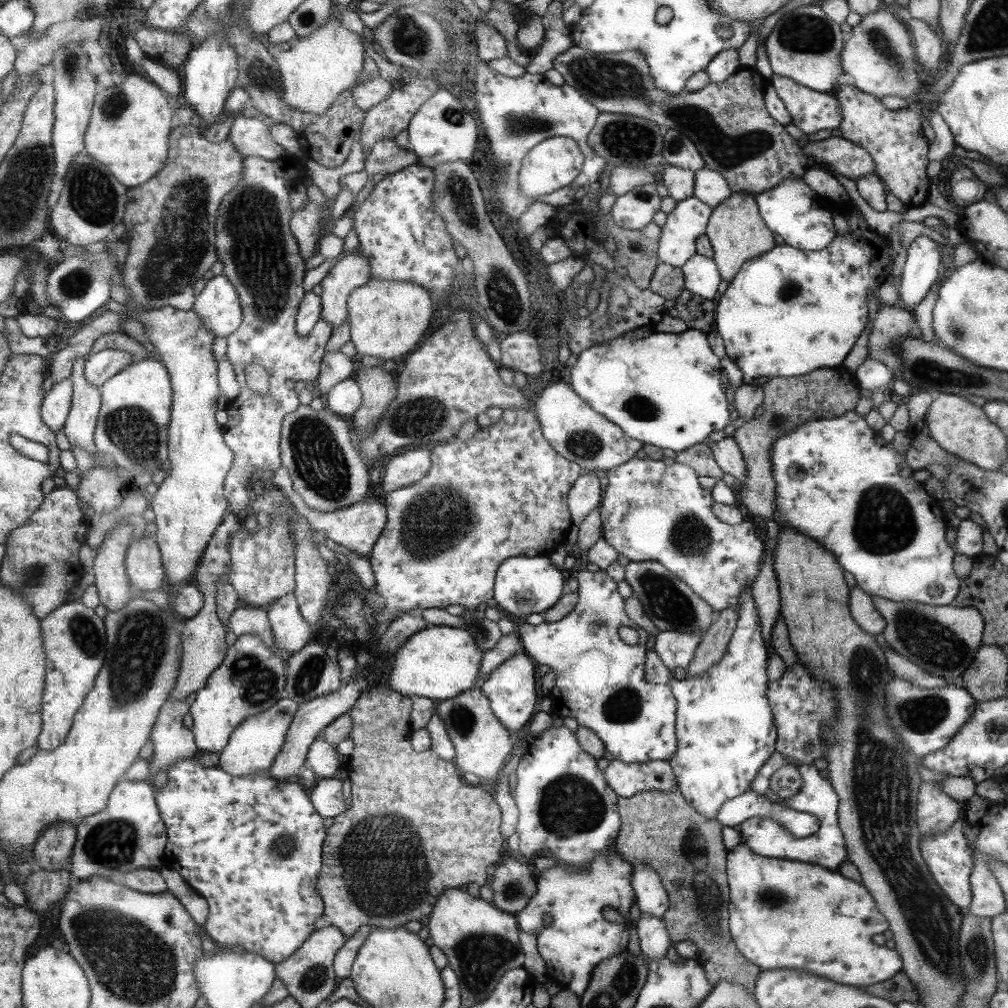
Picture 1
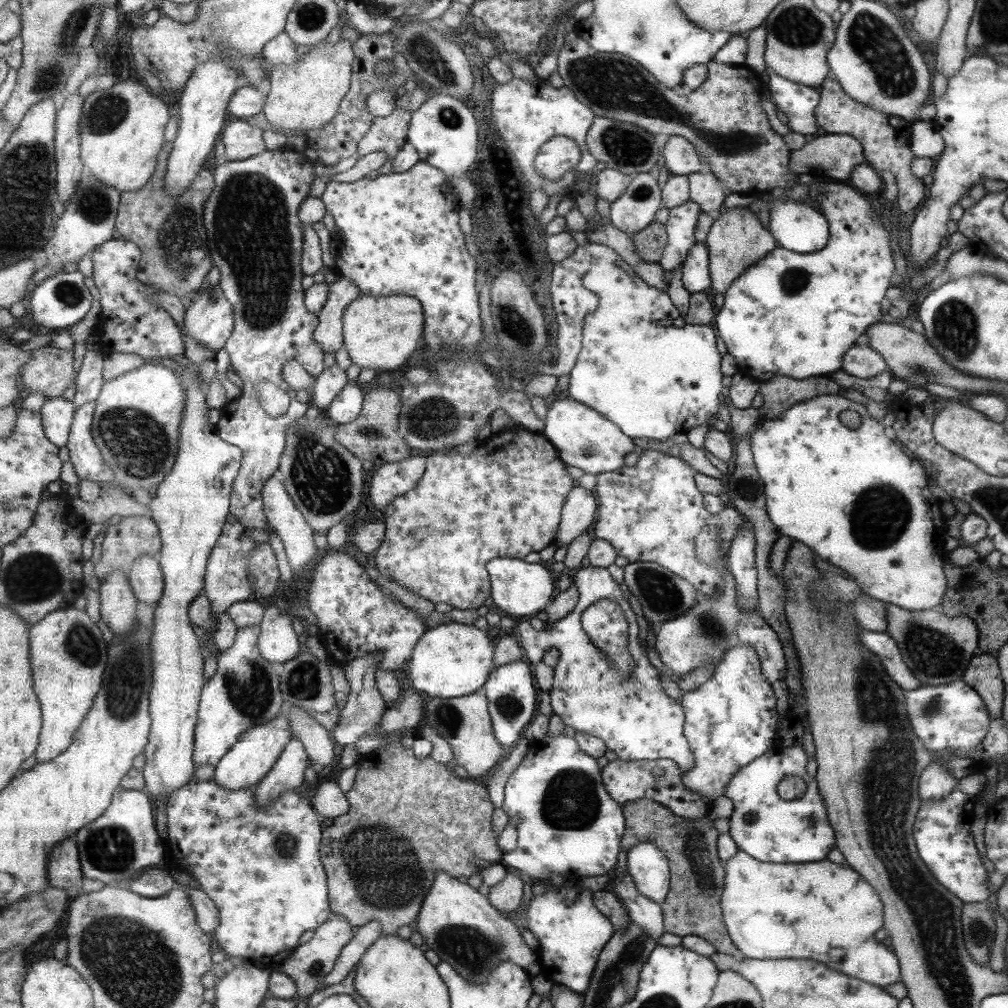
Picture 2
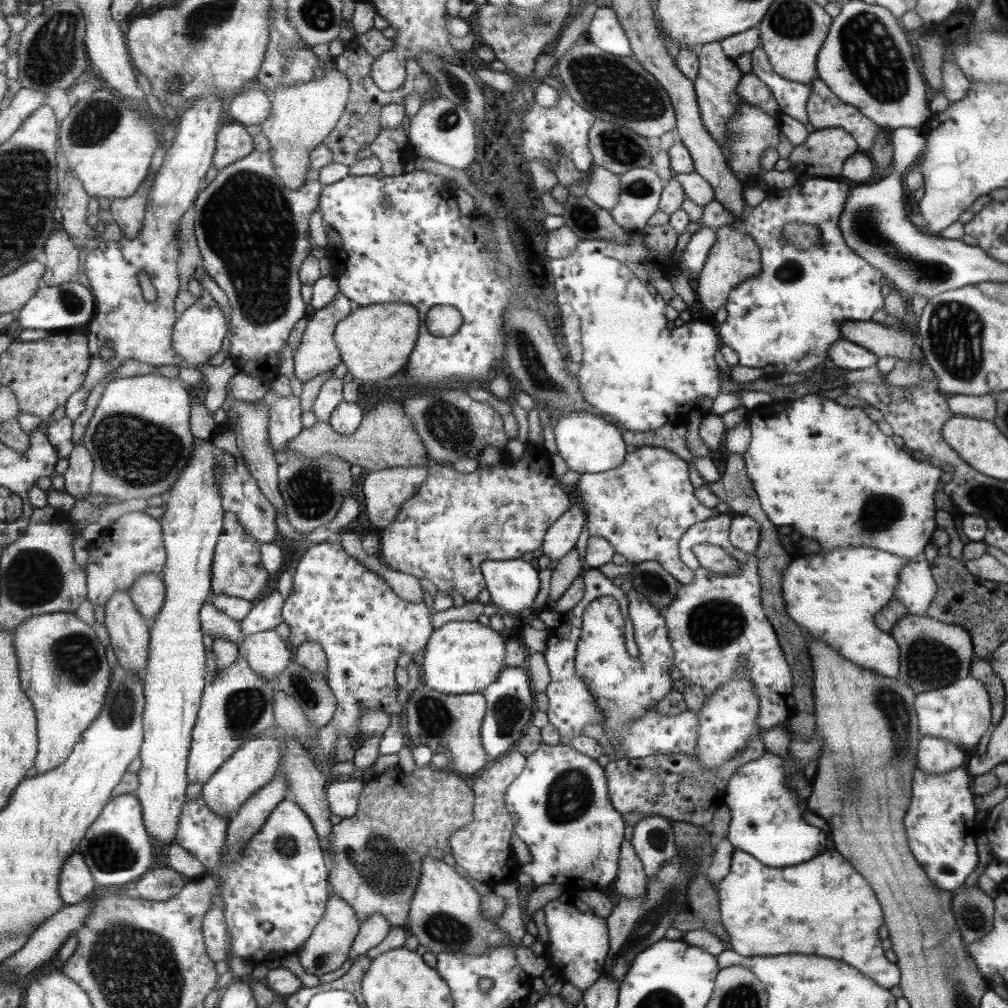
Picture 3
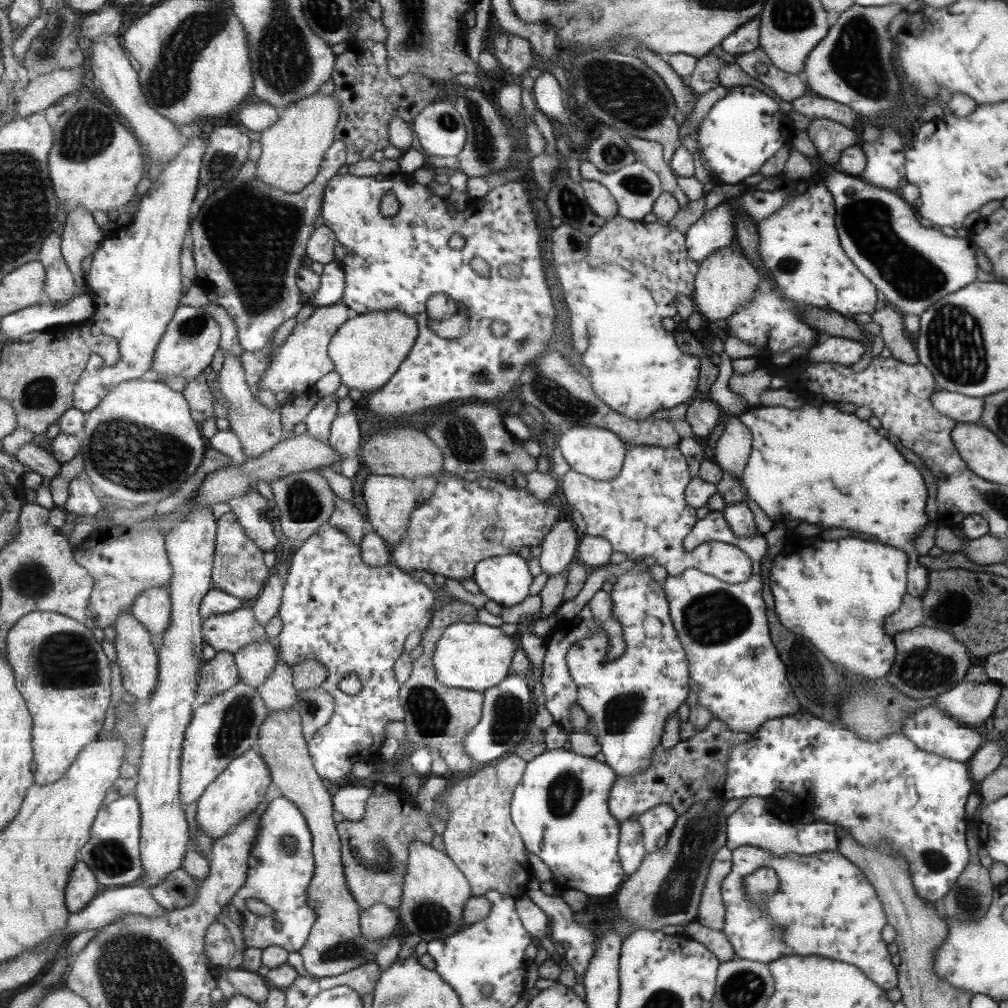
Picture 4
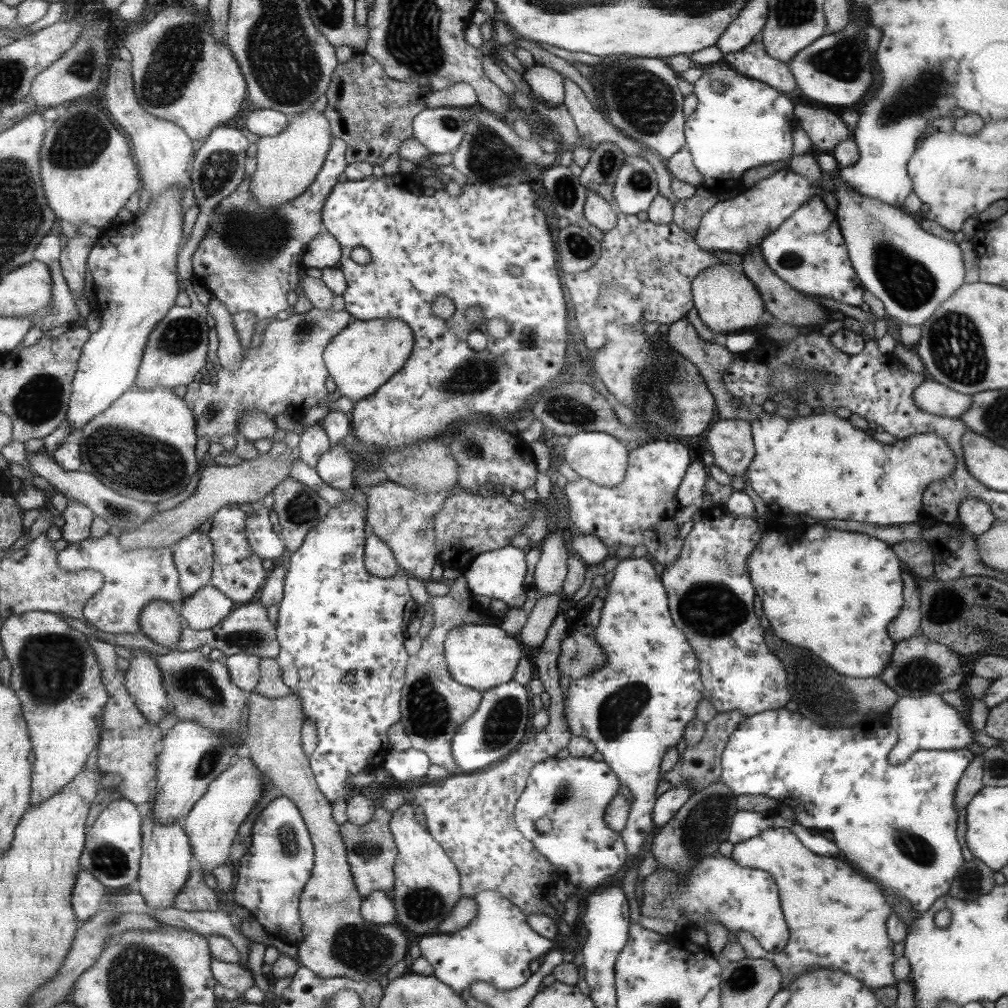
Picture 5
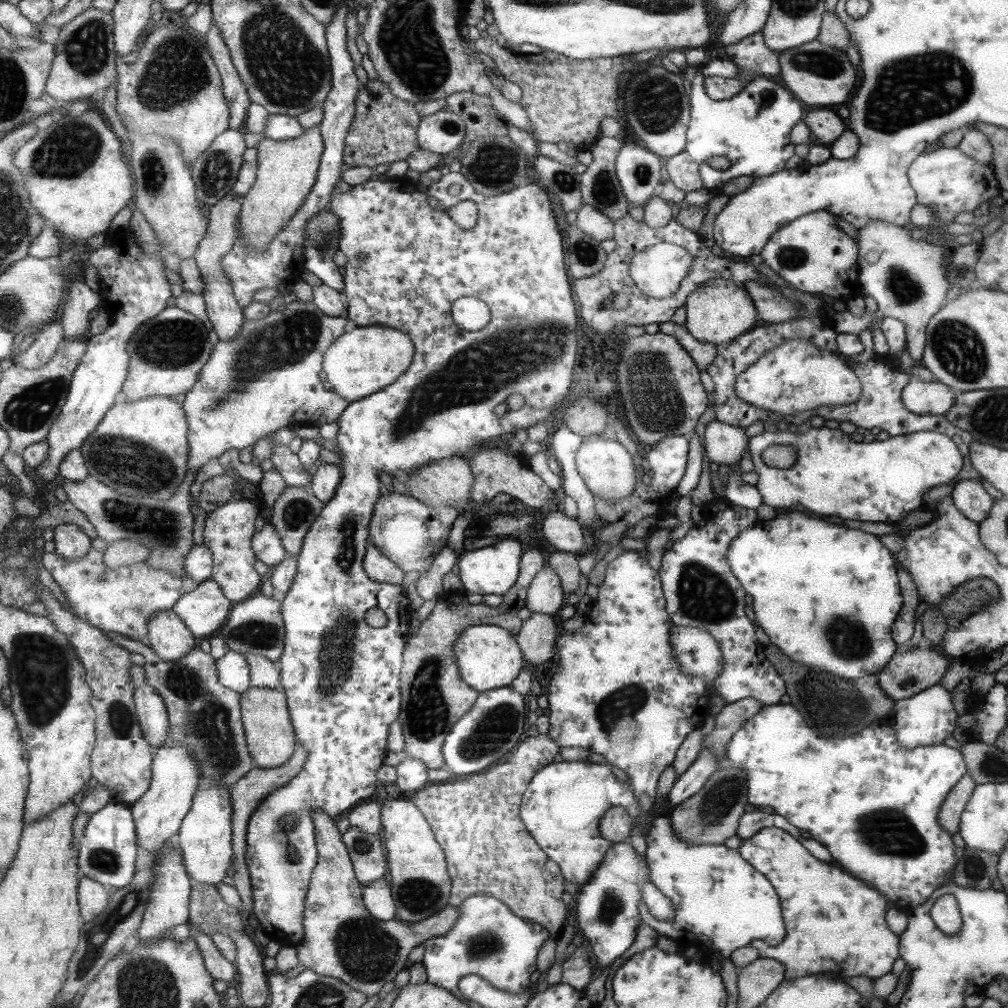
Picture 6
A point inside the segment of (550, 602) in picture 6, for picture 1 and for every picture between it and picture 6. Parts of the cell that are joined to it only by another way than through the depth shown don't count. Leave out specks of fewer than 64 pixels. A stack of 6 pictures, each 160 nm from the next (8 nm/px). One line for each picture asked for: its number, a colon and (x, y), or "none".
1: (585, 494)
2: (579, 509)
3: (562, 536)
4: (559, 545)
5: (550, 571)

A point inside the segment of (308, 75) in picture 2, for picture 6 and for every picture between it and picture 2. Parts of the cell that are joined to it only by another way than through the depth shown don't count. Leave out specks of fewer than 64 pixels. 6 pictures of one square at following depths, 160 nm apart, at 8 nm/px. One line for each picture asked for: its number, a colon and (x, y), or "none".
3: (303, 117)
4: (293, 151)
5: (288, 164)
6: (288, 170)

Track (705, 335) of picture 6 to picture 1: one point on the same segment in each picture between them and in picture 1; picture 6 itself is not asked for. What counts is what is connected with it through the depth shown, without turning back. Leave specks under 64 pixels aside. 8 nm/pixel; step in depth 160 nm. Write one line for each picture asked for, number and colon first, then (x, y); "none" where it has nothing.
1: (736, 232)
2: (736, 240)
3: (735, 257)
4: (725, 280)
5: (726, 301)

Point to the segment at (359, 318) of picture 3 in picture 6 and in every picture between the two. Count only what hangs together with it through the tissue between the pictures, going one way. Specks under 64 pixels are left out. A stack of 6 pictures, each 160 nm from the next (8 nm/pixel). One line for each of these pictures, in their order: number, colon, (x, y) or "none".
4: (369, 349)
5: (363, 357)
6: (368, 359)

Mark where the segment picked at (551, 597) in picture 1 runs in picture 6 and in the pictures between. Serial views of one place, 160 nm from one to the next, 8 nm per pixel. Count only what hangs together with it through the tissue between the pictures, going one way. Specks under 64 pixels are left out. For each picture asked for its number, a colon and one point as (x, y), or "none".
2: (518, 588)
3: (512, 585)
4: (505, 580)
5: (500, 574)
6: (495, 569)

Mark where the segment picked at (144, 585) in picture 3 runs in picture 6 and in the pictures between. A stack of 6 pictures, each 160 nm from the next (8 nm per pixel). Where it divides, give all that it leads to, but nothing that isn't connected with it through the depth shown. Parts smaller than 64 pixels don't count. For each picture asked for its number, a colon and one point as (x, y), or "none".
4: (154, 608)
5: (160, 621)
6: (170, 637)

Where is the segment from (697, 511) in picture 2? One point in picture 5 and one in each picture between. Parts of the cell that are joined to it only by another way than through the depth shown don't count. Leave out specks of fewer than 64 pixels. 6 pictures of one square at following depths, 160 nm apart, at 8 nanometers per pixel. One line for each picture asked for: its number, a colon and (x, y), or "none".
3: (642, 508)
4: (641, 512)
5: (640, 510)

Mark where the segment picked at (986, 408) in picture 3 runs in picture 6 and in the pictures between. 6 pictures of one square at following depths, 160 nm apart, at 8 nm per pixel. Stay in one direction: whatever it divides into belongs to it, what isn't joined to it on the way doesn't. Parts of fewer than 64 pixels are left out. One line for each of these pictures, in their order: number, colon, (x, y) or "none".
4: (966, 409)
5: (934, 398)
6: (922, 398)

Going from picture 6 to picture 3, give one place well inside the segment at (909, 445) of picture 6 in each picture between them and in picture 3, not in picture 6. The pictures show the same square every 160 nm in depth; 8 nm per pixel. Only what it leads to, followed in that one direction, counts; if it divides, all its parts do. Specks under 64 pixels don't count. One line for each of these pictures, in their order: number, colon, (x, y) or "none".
3: (821, 470)
4: (819, 465)
5: (822, 466)

